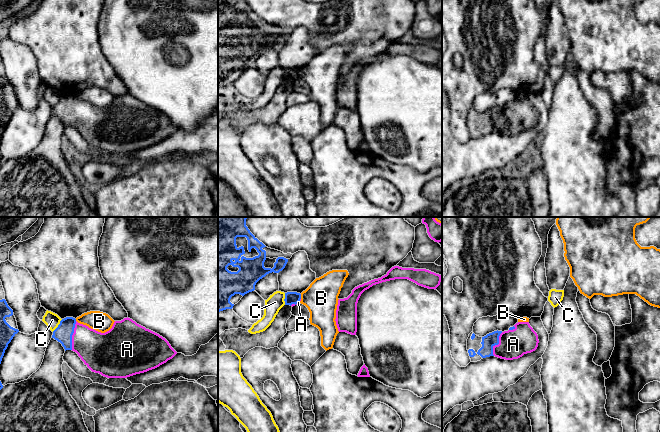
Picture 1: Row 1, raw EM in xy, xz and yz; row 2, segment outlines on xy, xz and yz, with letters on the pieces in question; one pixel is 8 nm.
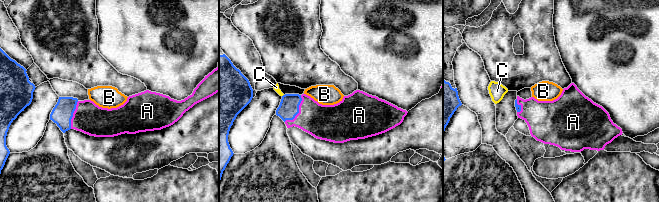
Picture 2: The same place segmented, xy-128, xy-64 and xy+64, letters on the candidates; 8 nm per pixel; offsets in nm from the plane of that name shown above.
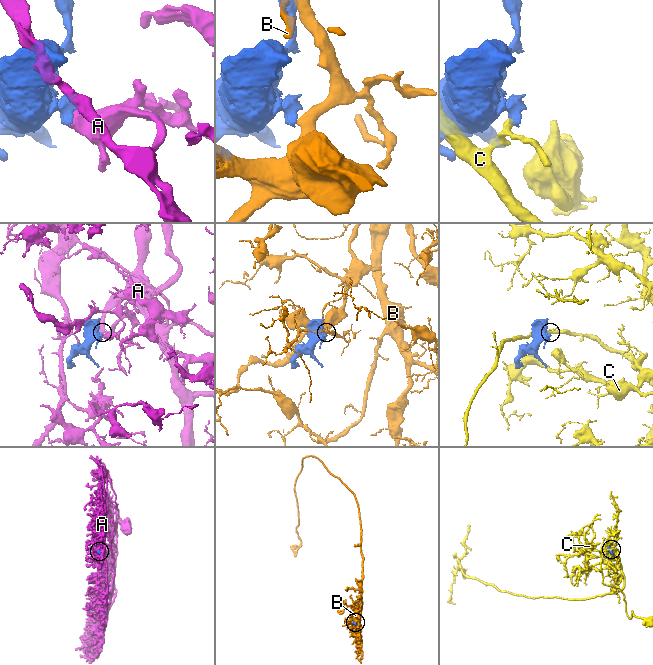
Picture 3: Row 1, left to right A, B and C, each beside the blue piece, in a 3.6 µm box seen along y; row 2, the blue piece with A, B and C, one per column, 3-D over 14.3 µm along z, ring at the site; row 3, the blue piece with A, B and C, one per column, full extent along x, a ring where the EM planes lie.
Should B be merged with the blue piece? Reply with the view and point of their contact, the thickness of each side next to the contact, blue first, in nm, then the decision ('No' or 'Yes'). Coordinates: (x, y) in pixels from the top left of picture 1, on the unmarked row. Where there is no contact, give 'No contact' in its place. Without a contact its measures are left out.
Touches blue at xz (300, 72). Thickness 100 nm (blue) against 280 nm. No

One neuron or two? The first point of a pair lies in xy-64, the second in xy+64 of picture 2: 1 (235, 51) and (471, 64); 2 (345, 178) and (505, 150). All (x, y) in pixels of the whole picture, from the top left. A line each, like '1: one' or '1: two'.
1: one
2: two

